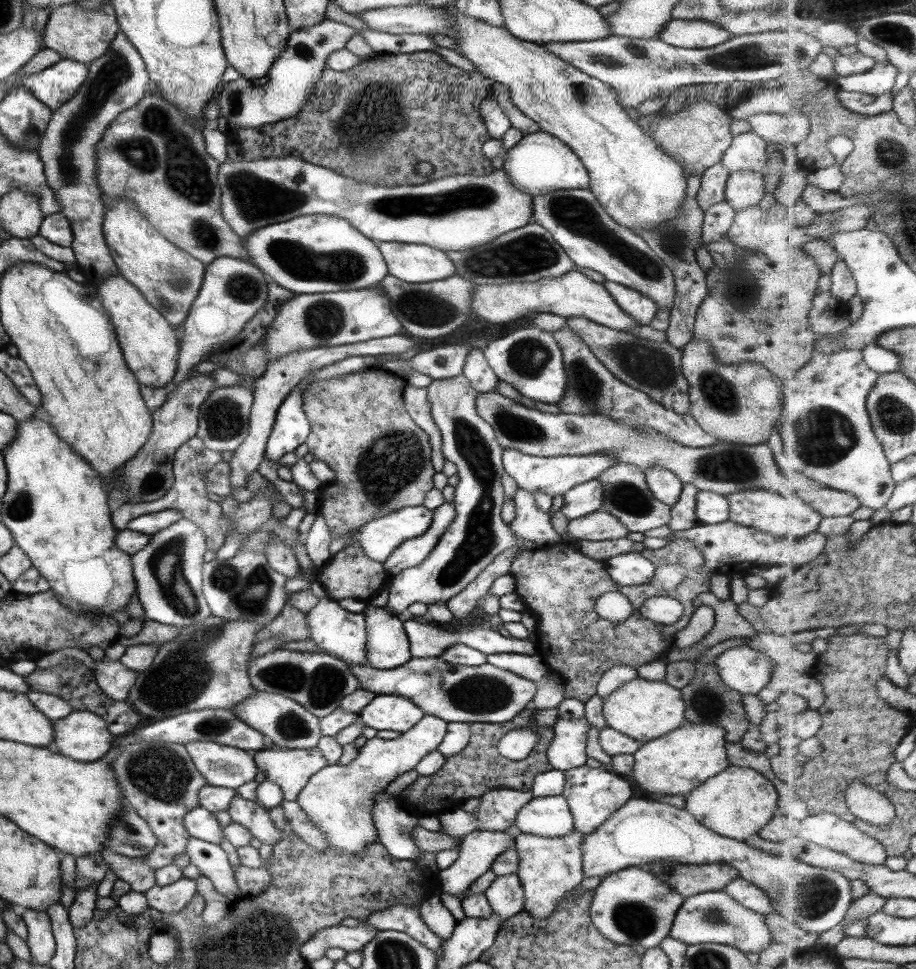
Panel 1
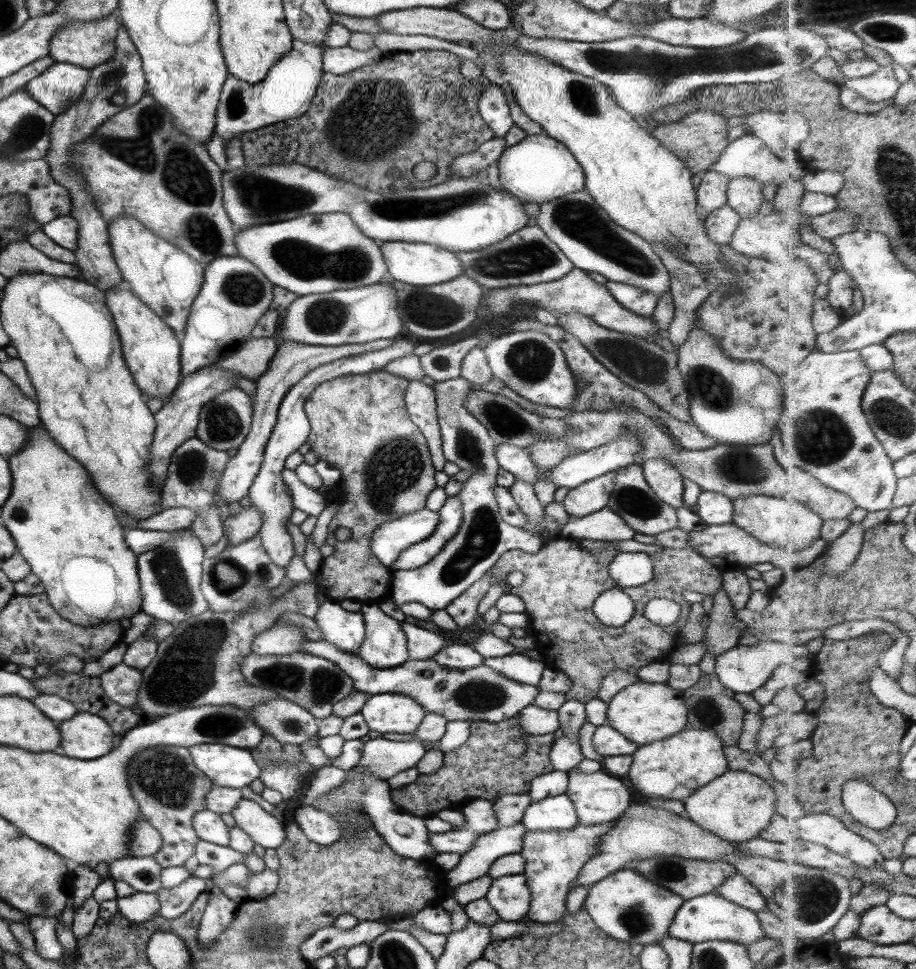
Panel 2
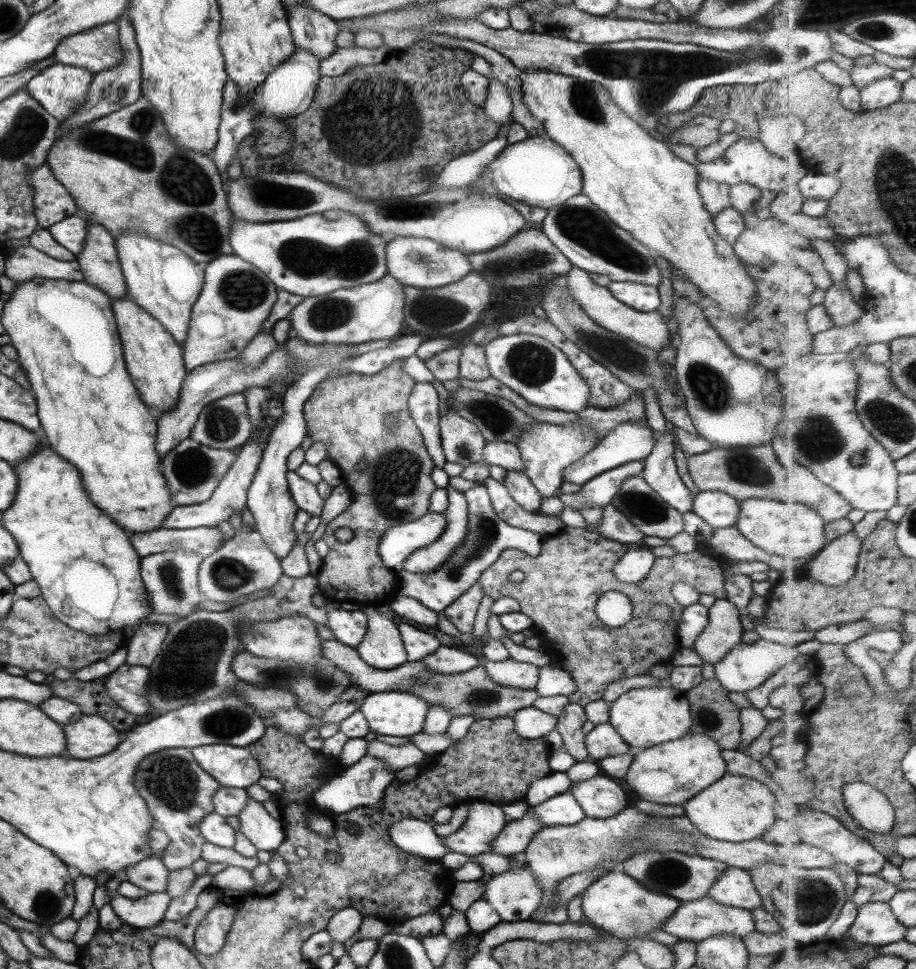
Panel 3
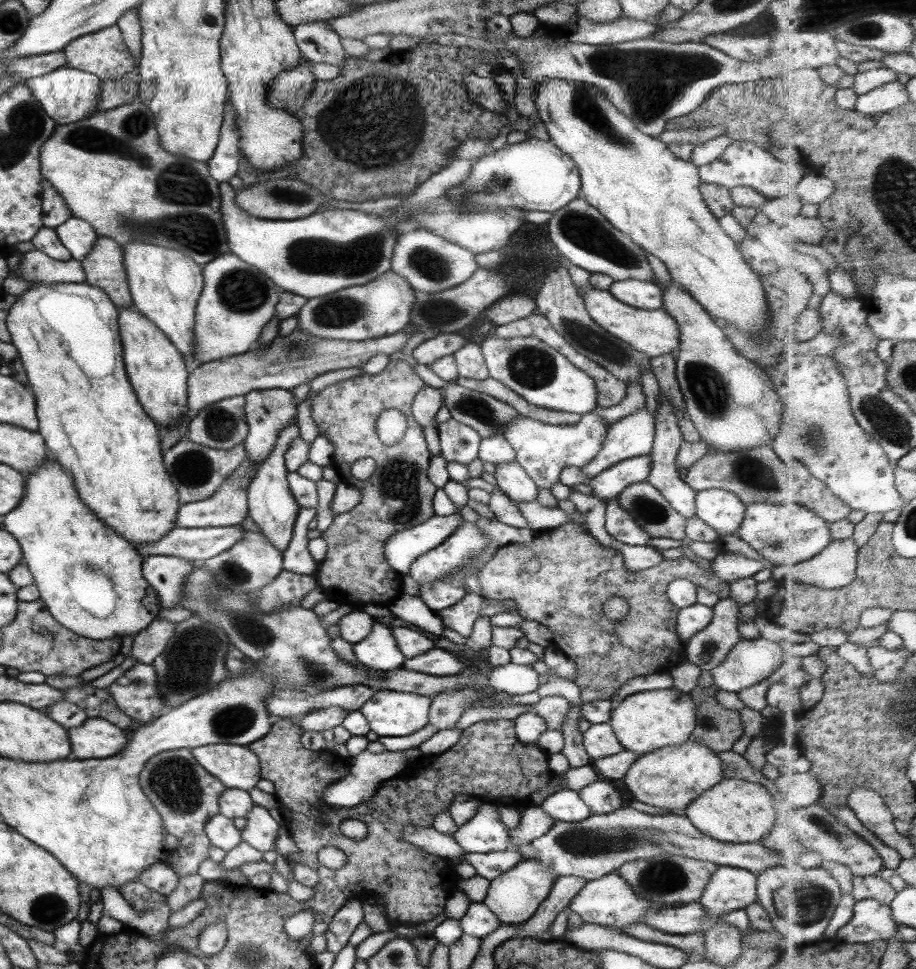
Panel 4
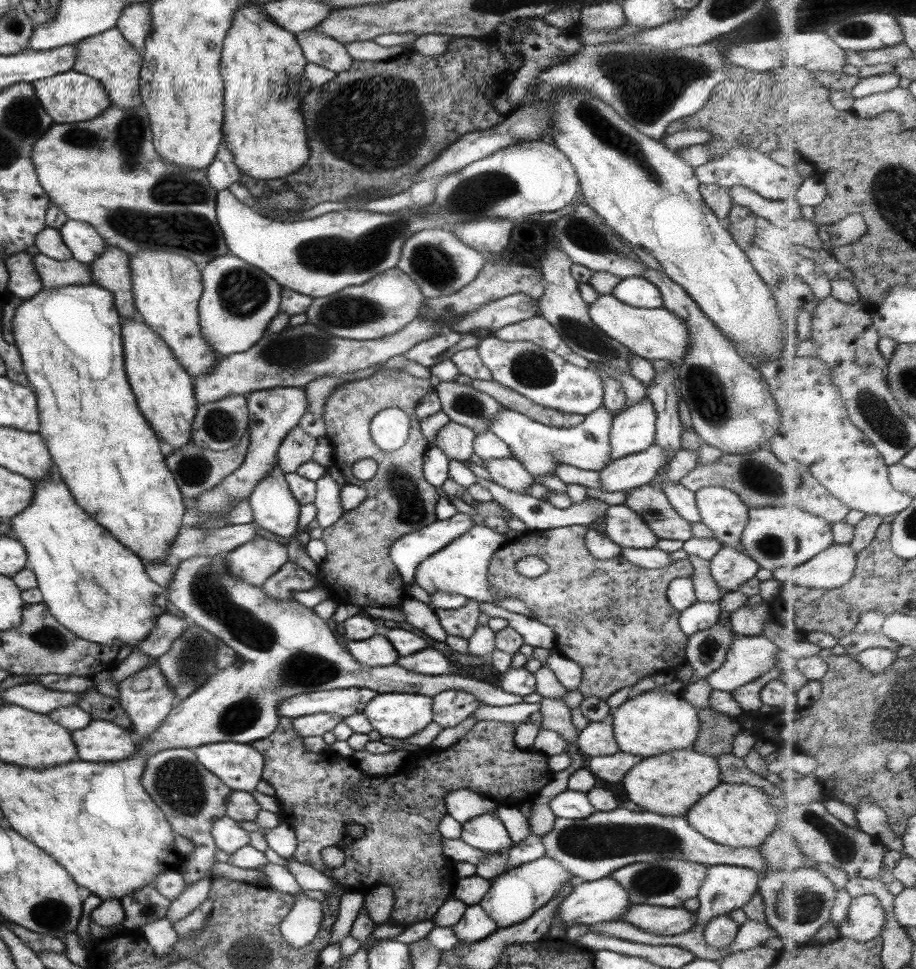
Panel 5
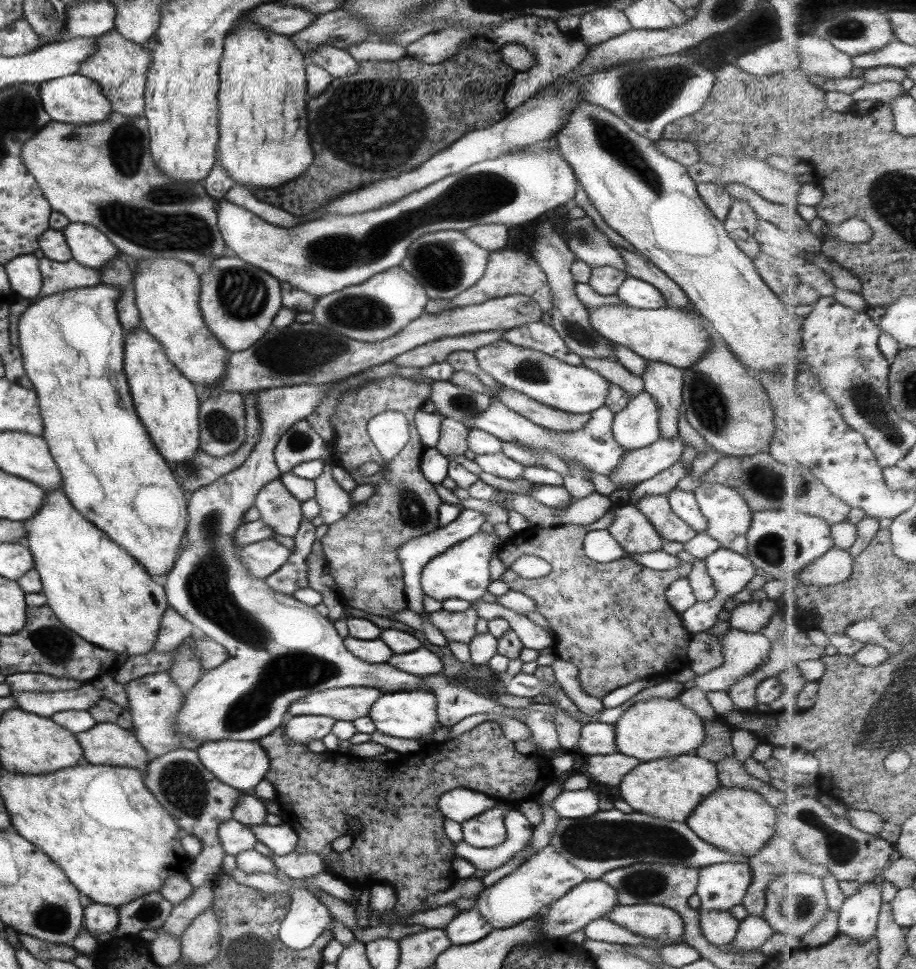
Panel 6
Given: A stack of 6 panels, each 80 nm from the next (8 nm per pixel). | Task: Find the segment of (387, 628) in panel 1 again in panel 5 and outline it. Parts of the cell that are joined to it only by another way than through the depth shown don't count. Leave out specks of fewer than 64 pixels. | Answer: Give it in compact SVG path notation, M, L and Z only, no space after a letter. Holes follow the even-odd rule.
M378 630L371 638L365 640L344 640L344 648L359 664L369 668L391 666L397 662L397 652Z

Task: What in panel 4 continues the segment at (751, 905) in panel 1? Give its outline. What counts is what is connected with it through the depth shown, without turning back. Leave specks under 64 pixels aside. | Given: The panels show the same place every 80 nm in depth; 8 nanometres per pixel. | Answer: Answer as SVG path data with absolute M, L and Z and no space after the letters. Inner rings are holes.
M717 865L697 901L702 906L704 914L711 919L724 912L745 908L756 901L756 880L756 874L750 873L748 870Z

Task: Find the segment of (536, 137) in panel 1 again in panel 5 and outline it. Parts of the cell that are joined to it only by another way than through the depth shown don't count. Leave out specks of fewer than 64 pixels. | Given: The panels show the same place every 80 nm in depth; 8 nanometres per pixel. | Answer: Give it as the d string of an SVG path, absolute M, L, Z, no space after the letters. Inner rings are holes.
M531 140L524 142L523 144L512 144L509 148L503 147L501 150L494 152L491 156L486 156L481 160L476 160L471 164L468 164L462 170L457 173L449 173L449 176L445 176L443 180L439 180L439 184L435 184L435 190L433 190L433 200L429 206L413 206L413 208L403 208L399 212L389 212L389 214L375 214L375 212L367 212L367 210L357 209L345 209L333 210L333 212L327 212L323 216L317 216L317 218L311 218L310 220L301 220L299 222L276 222L269 217L261 216L254 208L249 208L243 204L240 204L227 189L216 193L215 200L215 213L218 227L221 230L226 248L229 250L229 254L244 260L245 263L262 270L267 276L270 276L280 287L294 290L296 293L314 298L321 298L322 296L329 296L338 290L345 287L357 287L358 284L367 282L370 278L383 272L384 270L393 268L396 266L401 255L401 247L403 243L419 233L419 231L428 230L429 228L447 228L447 226L454 226L454 224L465 224L471 223L475 220L485 219L487 217L497 217L499 219L507 219L511 222L513 220L519 220L519 218L529 218L529 216L535 216L539 212L555 212L559 208L570 208L575 202L577 195L579 194L579 184L577 176L575 175L572 164L565 158L562 152L559 152L553 144L543 142L541 140Z

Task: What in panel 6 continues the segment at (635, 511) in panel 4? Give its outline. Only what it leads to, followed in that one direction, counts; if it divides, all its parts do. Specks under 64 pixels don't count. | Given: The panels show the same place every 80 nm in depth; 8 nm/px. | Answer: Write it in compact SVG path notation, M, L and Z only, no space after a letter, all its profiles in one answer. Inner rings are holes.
M667 495L644 496L633 504L652 524L657 534L666 541L685 544L696 532L677 518L670 509Z

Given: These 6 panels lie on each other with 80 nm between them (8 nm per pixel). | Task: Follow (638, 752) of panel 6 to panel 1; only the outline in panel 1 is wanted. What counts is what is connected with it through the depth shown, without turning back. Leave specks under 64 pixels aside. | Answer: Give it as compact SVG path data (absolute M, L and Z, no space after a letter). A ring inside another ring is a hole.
M641 678L621 685L603 700L602 705L606 727L641 743L657 739L681 727L684 713L685 704L677 689L662 681L647 681Z

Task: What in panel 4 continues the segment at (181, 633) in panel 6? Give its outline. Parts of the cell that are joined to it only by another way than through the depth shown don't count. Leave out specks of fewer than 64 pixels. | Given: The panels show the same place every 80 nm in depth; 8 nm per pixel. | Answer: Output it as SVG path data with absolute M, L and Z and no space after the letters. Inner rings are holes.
M156 618L147 628L134 636L131 651L128 654L136 663L151 665L160 656L167 641L174 635L175 623Z

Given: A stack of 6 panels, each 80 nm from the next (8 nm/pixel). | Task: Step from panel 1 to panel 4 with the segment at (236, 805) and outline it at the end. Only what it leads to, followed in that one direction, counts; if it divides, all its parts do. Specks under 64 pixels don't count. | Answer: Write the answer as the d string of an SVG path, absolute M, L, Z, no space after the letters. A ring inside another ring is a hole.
M254 804L244 816L245 826L240 830L243 842L259 852L267 852L274 848L274 840L279 830L279 824L262 806Z

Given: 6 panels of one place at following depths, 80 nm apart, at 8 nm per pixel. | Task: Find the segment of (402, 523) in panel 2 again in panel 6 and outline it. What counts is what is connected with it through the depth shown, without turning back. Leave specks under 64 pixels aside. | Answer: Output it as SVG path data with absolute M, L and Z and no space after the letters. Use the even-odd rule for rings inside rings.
M462 509L459 516L455 517L449 524L436 529L429 534L422 534L417 538L412 538L404 542L397 550L397 556L403 571L404 593L406 596L406 608L414 613L420 614L423 609L423 593L420 587L421 571L431 557L437 556L441 552L445 552L451 545L457 544L461 540L465 540L469 536L473 536L479 532L479 526L486 520L485 514L478 510Z

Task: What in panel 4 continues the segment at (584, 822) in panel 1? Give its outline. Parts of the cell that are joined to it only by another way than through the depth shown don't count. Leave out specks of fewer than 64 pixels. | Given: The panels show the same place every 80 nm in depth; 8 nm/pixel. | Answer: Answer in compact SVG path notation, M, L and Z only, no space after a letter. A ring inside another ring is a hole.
M602 778L586 785L583 789L579 789L577 794L591 814L607 814L621 806L621 798L615 786Z

